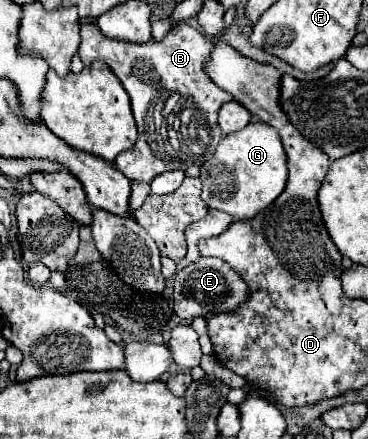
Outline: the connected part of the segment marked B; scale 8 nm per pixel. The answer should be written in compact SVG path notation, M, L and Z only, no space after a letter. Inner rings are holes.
M82 23L80 35L82 43L78 53L82 63L90 65L92 61L104 61L120 79L132 101L132 113L138 125L138 141L130 151L118 155L116 169L124 173L130 181L152 183L154 177L162 175L164 171L186 171L192 165L202 167L202 163L212 157L220 143L218 111L224 103L232 99L232 95L218 89L216 83L204 71L216 37L208 37L198 29L190 27L188 23L180 23L160 41L150 39L146 43L110 39L102 35L98 25L94 23ZM162 91L182 93L174 95L178 97L174 113L162 113L164 103L170 97L160 95ZM176 115L178 129L174 125Z

